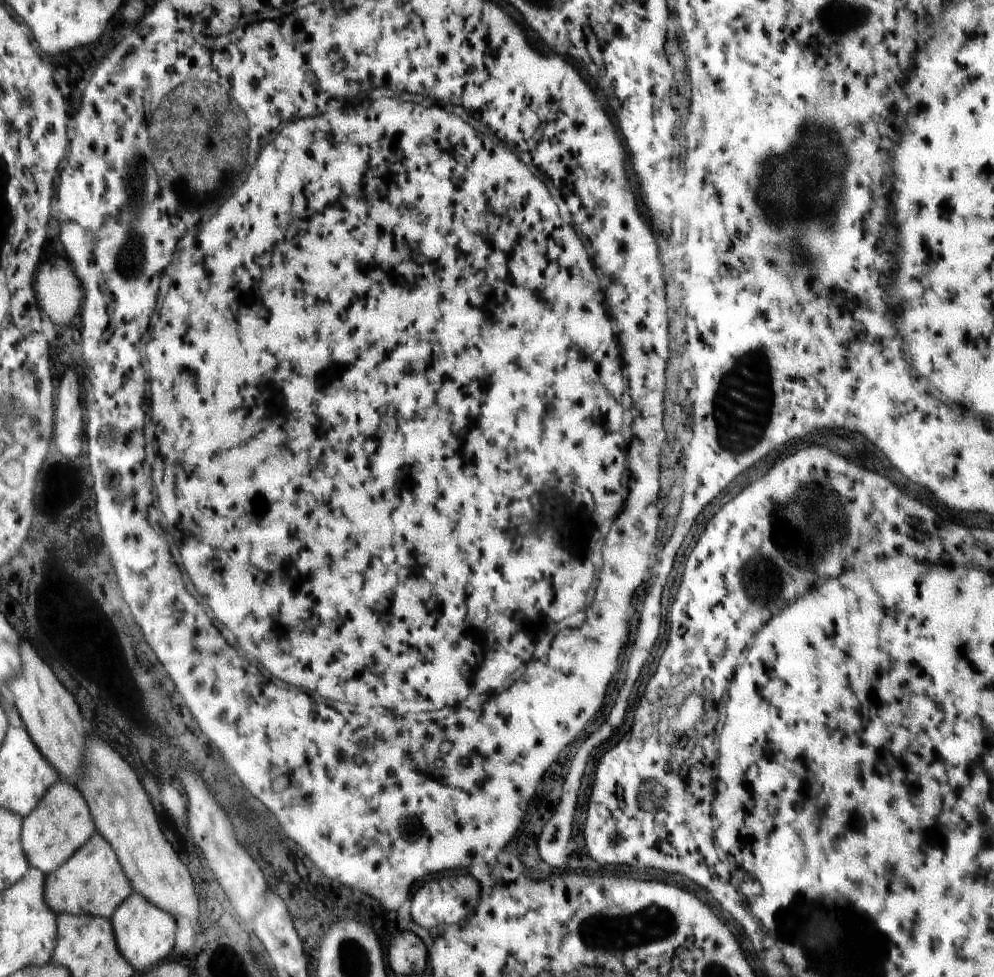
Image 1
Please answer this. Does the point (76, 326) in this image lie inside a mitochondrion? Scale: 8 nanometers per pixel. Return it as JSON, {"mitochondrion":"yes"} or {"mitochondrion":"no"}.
{"mitochondrion":"no"}

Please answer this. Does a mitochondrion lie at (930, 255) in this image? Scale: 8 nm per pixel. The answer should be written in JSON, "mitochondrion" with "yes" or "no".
{"mitochondrion":"no"}

